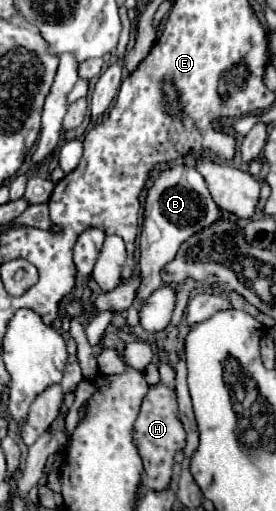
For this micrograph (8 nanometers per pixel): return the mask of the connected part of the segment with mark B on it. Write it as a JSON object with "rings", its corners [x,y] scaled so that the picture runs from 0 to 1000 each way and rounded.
{"rings":[[[623,323],[601,335],[572,342],[558,362],[543,366],[522,397],[522,440],[507,460],[507,538],[514,558],[500,566],[493,589],[507,597],[529,593],[529,585],[587,558],[580,526],[630,507],[652,476],[703,460],[710,452],[768,440],[783,429],[797,429],[797,409],[768,393],[768,382],[754,374],[754,362],[739,346],[674,323]]]}

